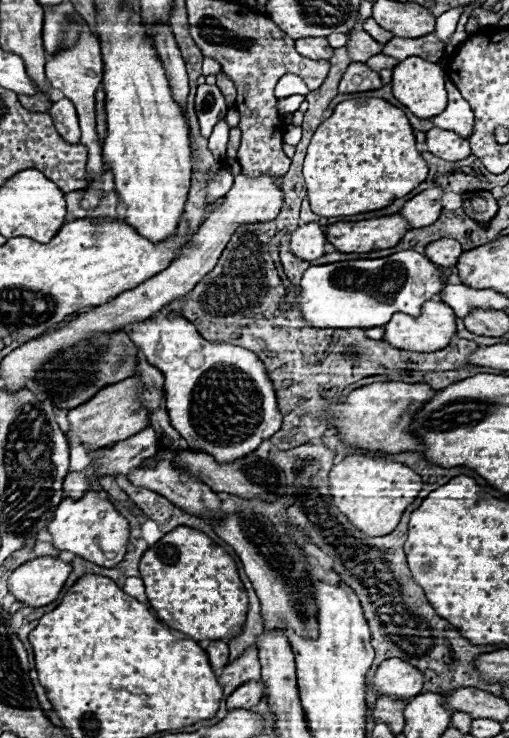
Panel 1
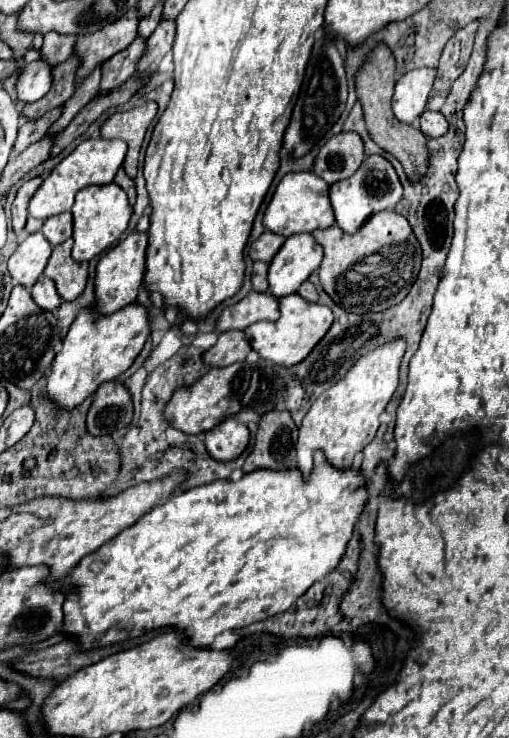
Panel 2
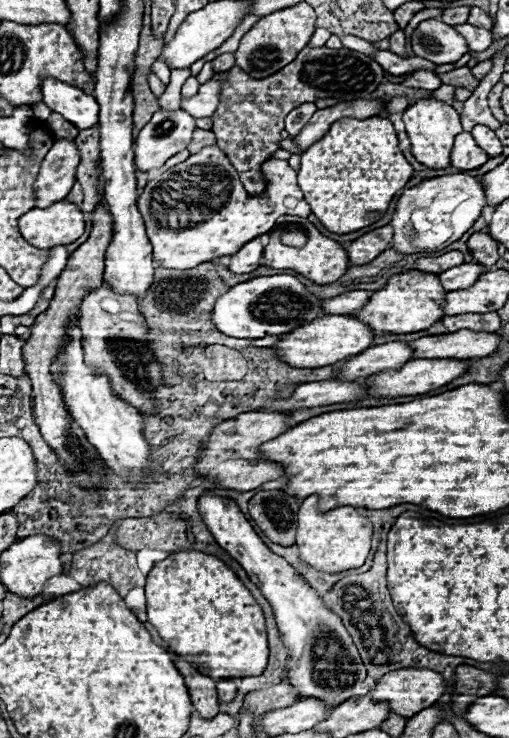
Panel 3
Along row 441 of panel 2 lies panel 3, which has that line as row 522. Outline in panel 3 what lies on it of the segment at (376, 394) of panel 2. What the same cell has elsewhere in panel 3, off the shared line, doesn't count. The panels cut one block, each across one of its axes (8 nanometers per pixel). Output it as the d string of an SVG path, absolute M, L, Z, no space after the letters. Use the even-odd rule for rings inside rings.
M308 496L298 510L298 534L296 544L300 550L300 558L322 572L342 572L350 568L358 568L364 564L370 544L372 544L372 522L358 512L354 506L338 506L328 512L318 508L318 496Z

